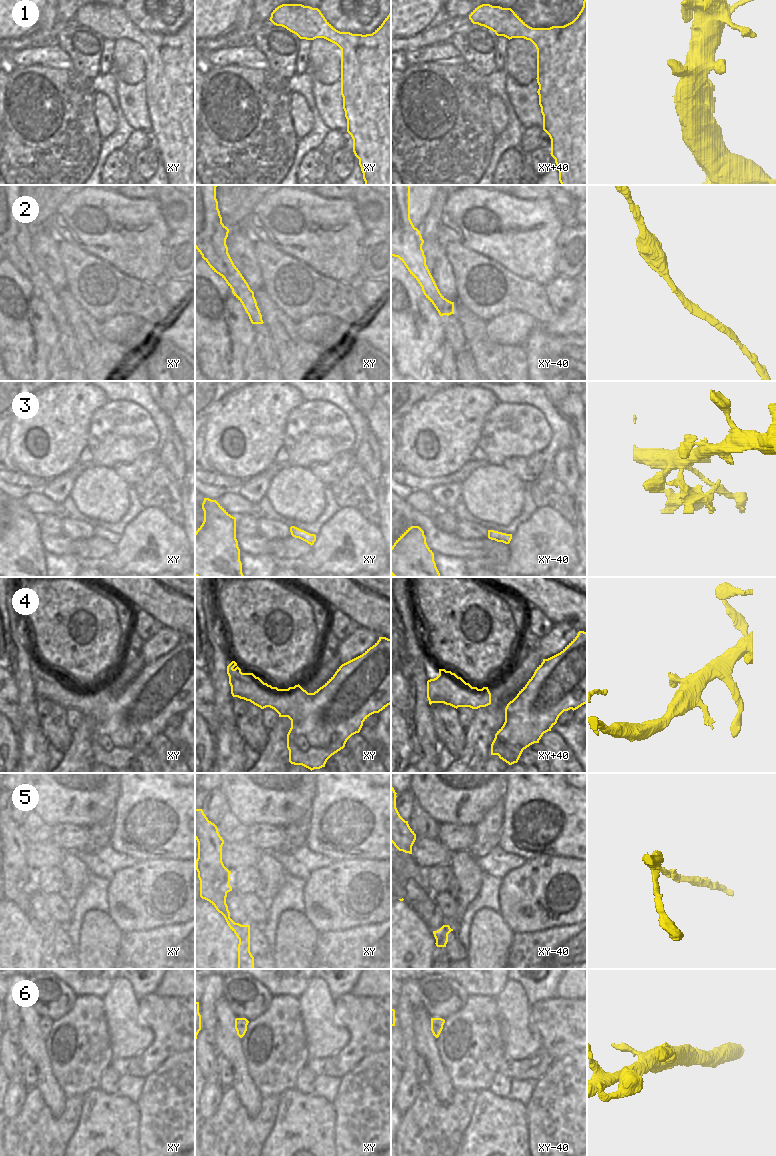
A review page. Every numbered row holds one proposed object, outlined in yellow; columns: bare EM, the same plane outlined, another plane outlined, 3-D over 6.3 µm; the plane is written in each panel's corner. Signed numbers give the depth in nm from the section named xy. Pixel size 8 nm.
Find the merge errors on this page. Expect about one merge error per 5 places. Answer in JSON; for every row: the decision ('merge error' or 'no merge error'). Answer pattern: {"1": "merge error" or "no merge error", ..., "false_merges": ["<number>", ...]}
{"1": "no merge error", "2": "no merge error", "3": "merge error", "4": "no merge error", "5": "no merge error", "6": "no merge error", "false_merges": ["3"]}

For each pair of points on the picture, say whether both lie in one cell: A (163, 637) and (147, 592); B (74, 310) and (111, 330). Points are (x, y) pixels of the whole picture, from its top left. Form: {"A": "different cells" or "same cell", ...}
{"A": "different cells", "B": "different cells"}

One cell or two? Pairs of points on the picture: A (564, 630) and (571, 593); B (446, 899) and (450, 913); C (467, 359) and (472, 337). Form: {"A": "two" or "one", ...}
{"A": "two", "B": "one", "C": "two"}

